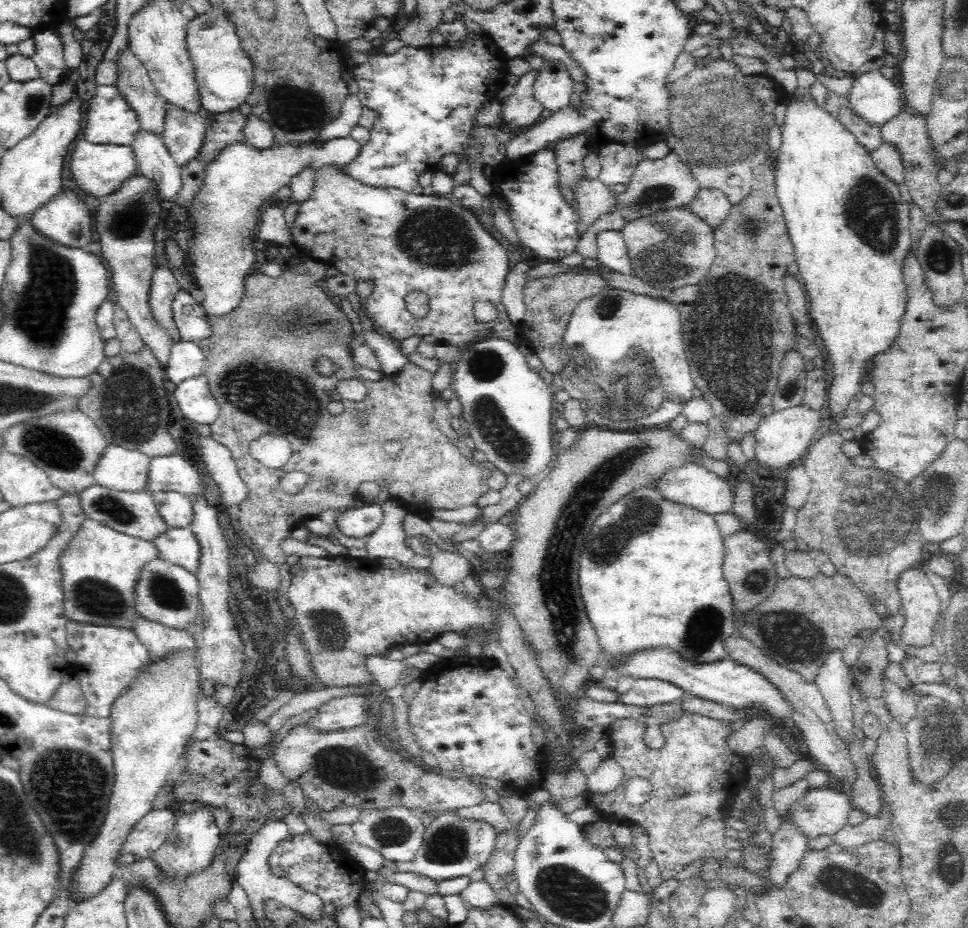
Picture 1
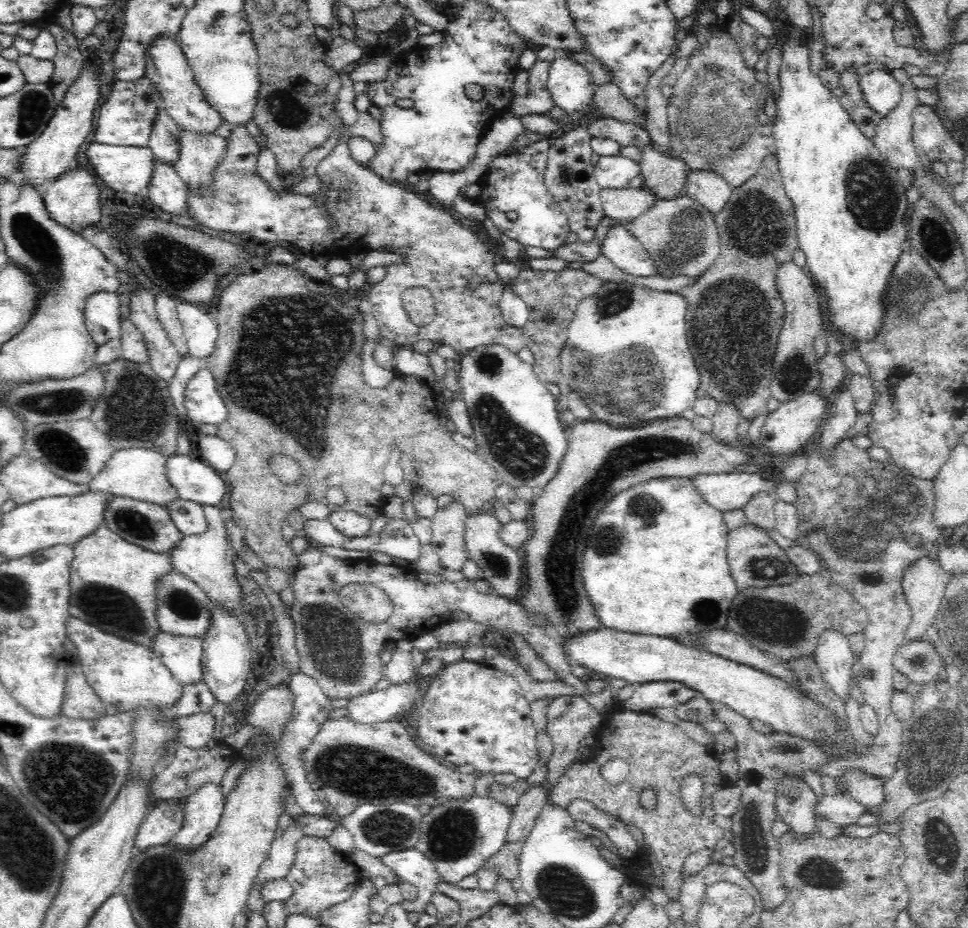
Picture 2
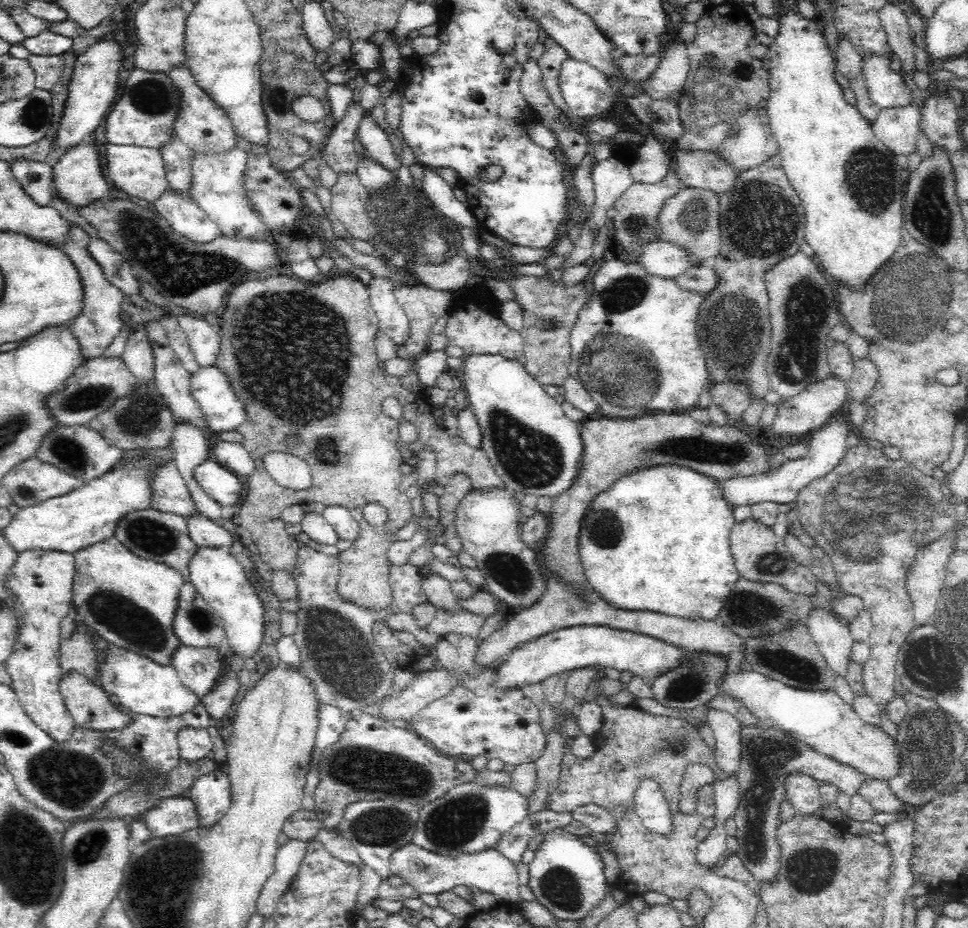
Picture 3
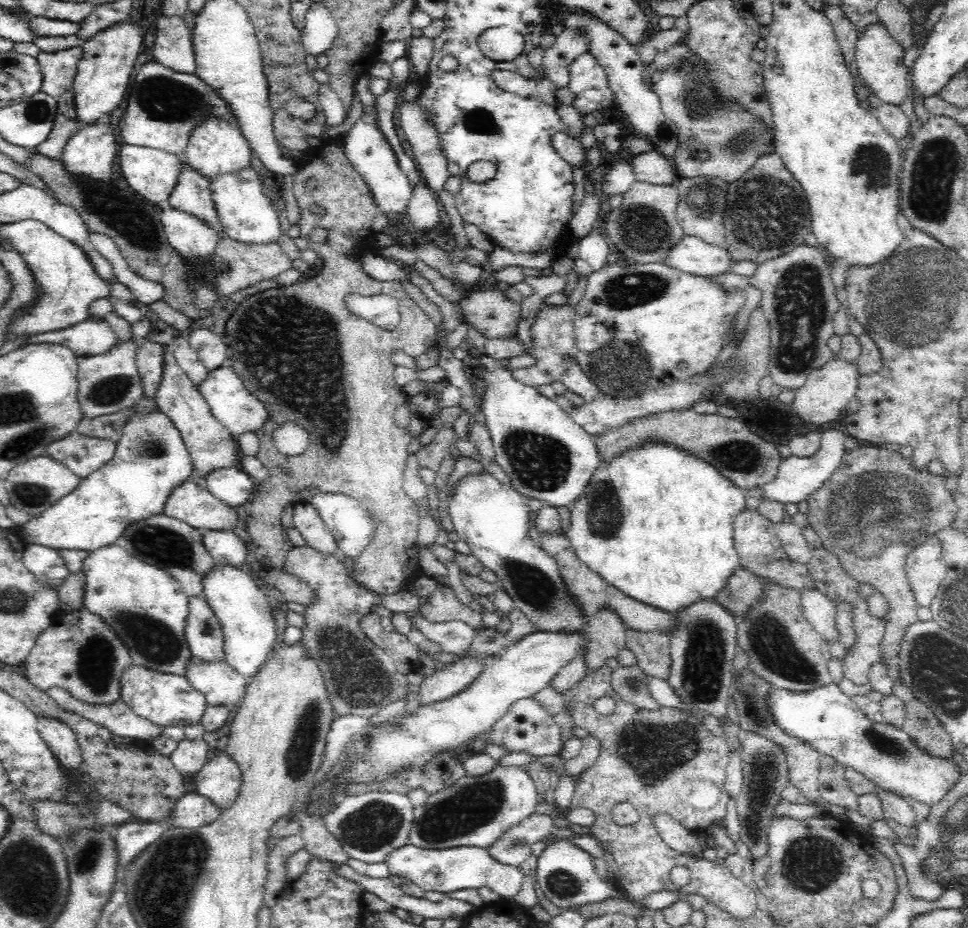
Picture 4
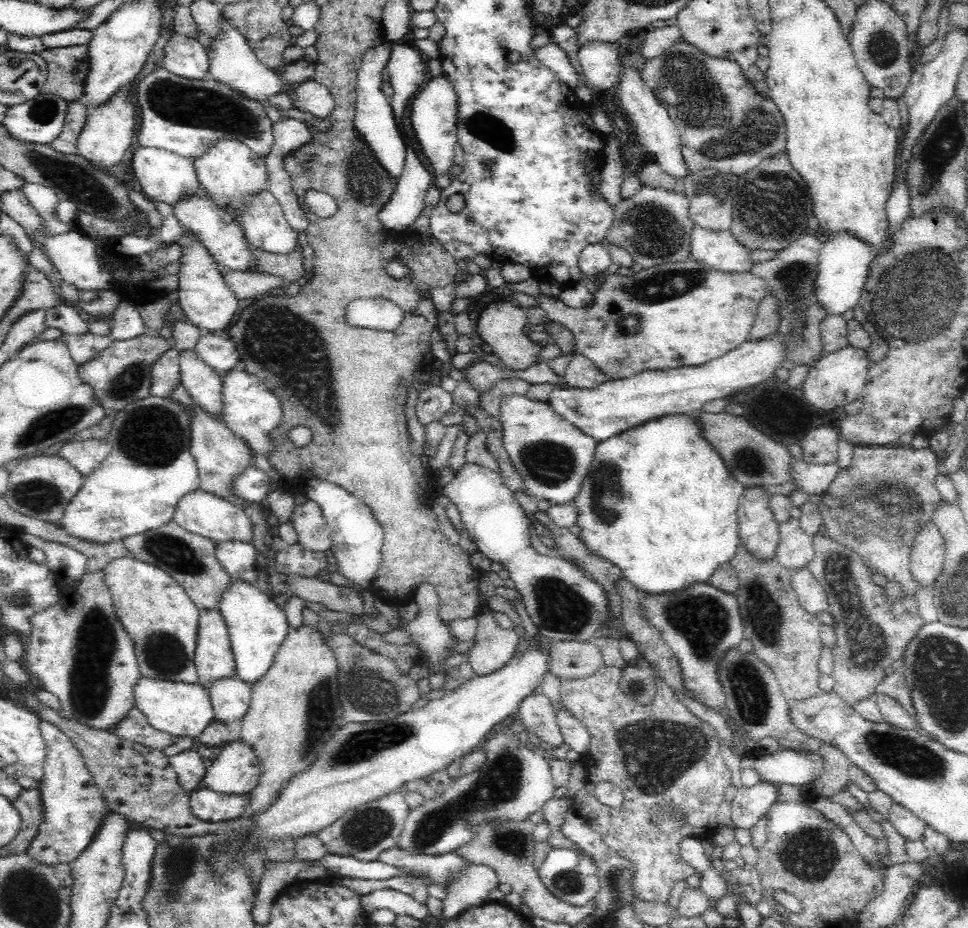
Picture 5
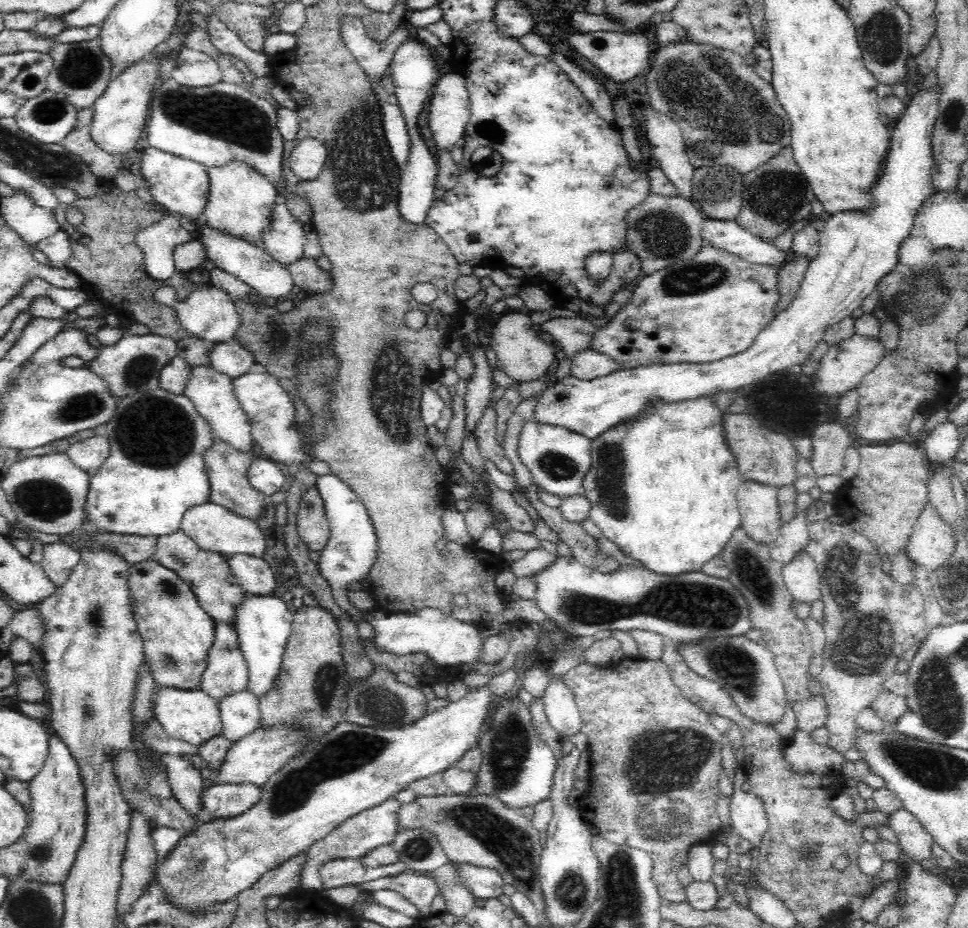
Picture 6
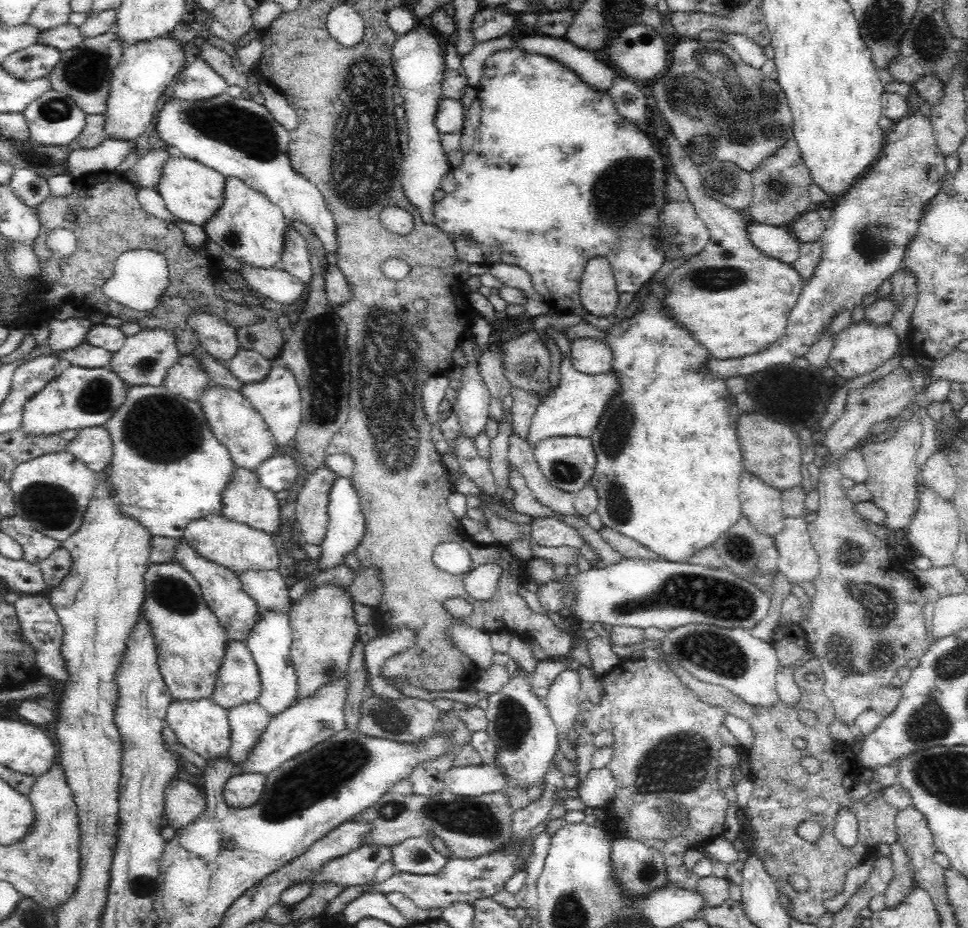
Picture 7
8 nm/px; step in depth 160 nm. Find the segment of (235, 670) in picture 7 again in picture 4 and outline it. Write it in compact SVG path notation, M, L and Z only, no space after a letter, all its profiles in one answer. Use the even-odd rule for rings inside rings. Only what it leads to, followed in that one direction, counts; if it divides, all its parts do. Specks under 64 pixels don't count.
M203 595L188 597L184 634L191 654L206 661L225 660L221 624Z

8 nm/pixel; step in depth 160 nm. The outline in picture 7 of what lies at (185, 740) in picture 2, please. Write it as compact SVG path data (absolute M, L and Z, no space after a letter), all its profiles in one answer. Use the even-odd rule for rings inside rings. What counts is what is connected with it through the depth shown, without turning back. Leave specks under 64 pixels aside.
M178 772L164 792L164 823L181 829L194 822L208 808L202 793L189 780L187 772Z

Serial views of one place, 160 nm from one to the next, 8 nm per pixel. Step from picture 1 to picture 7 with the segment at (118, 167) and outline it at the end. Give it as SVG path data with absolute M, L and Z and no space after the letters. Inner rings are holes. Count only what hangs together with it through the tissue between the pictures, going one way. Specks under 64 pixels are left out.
M173 152L160 167L160 176L155 189L166 203L168 210L176 217L202 226L222 202L224 179L225 177L217 170Z

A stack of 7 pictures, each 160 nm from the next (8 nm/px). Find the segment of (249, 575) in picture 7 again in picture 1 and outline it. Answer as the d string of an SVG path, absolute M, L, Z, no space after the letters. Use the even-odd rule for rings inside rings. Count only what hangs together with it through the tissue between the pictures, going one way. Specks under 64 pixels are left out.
M167 490L153 492L152 498L156 510L166 526L169 528L189 527L192 516L190 496Z

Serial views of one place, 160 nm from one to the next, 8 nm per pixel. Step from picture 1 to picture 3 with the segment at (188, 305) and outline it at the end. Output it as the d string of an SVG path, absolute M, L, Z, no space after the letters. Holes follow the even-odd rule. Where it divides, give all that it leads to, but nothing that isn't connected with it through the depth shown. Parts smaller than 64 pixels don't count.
M185 311L178 314L177 320L185 332L189 347L199 366L214 365L221 339L218 328L211 326L204 320L203 316L194 318L194 316L189 316L189 313Z

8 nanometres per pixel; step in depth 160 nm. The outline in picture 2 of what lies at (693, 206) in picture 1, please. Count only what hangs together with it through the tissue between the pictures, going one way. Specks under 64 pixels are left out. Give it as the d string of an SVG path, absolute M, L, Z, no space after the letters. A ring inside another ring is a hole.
M691 172L685 186L685 194L716 216L728 204L733 189L712 172Z

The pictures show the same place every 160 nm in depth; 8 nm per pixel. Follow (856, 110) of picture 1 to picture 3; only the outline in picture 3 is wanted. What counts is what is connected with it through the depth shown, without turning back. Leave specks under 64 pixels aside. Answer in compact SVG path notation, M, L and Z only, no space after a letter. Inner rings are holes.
M869 57L863 60L869 99L880 108L896 108L911 101L909 90L900 73L890 69L890 59Z

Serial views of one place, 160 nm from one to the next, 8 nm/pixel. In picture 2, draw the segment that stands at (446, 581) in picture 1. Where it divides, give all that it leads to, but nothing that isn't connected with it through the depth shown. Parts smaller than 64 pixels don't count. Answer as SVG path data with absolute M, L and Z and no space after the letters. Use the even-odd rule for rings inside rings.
M451 502L431 518L431 545L438 553L444 570L458 572L469 556L464 548L464 522L468 515L463 506Z

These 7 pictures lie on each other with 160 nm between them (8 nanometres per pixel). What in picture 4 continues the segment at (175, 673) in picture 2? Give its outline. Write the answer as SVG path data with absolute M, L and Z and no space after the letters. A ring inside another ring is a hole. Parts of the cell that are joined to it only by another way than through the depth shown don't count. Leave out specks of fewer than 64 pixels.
M192 655L185 666L185 677L202 693L207 704L238 706L250 679L242 676L226 660L206 661Z

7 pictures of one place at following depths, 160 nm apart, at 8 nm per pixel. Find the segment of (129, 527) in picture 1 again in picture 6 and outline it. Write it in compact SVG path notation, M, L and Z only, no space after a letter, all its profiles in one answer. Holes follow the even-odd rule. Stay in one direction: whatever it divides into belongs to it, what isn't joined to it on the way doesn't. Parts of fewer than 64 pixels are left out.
M181 529L165 536L156 537L156 548L151 559L173 570L194 593L199 605L217 622L233 624L236 606L245 595L232 574L225 557L211 550L204 550Z

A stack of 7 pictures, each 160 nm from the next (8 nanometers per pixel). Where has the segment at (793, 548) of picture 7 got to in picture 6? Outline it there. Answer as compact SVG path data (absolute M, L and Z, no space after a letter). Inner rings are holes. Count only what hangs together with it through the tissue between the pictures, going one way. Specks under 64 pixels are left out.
M805 550L790 564L783 565L782 576L794 600L814 604L822 598L821 578L816 563Z

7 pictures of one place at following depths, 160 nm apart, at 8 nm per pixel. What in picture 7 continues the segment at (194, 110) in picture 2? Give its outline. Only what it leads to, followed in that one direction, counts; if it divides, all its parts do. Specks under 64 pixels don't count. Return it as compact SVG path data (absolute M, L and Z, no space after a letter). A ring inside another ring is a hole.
M228 177L224 179L222 202L202 227L227 255L255 266L274 267L280 266L286 222L282 209L268 196L238 177Z

